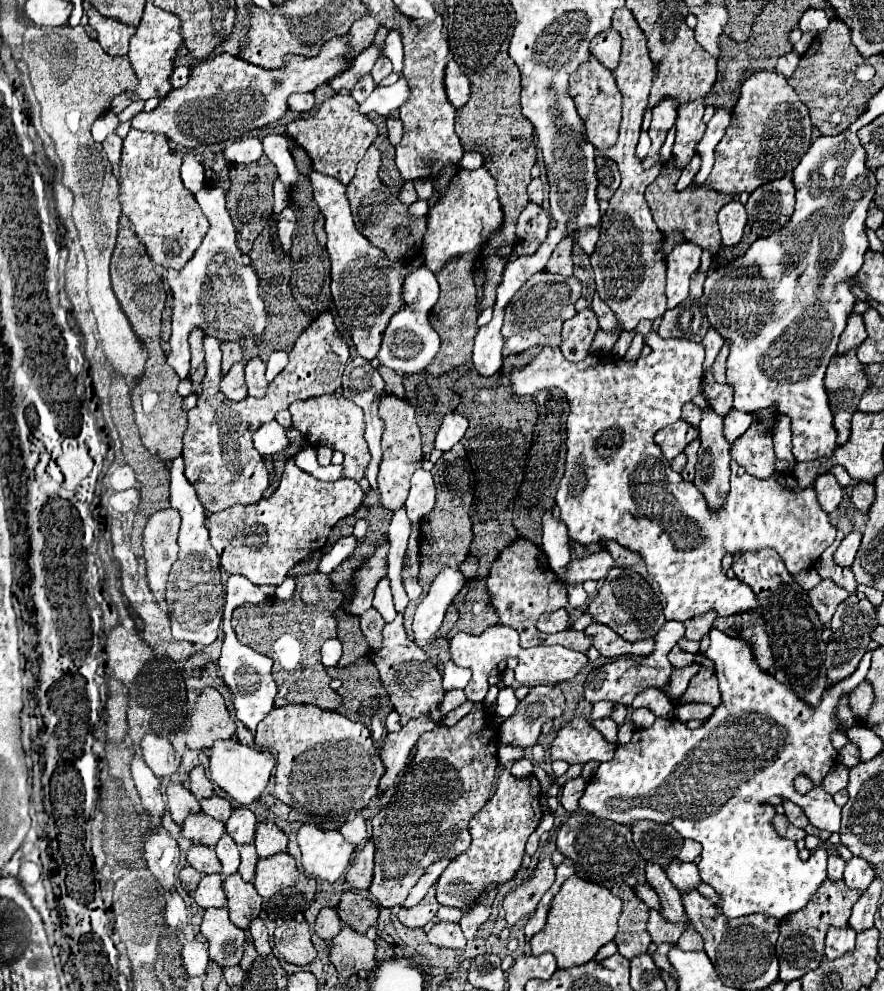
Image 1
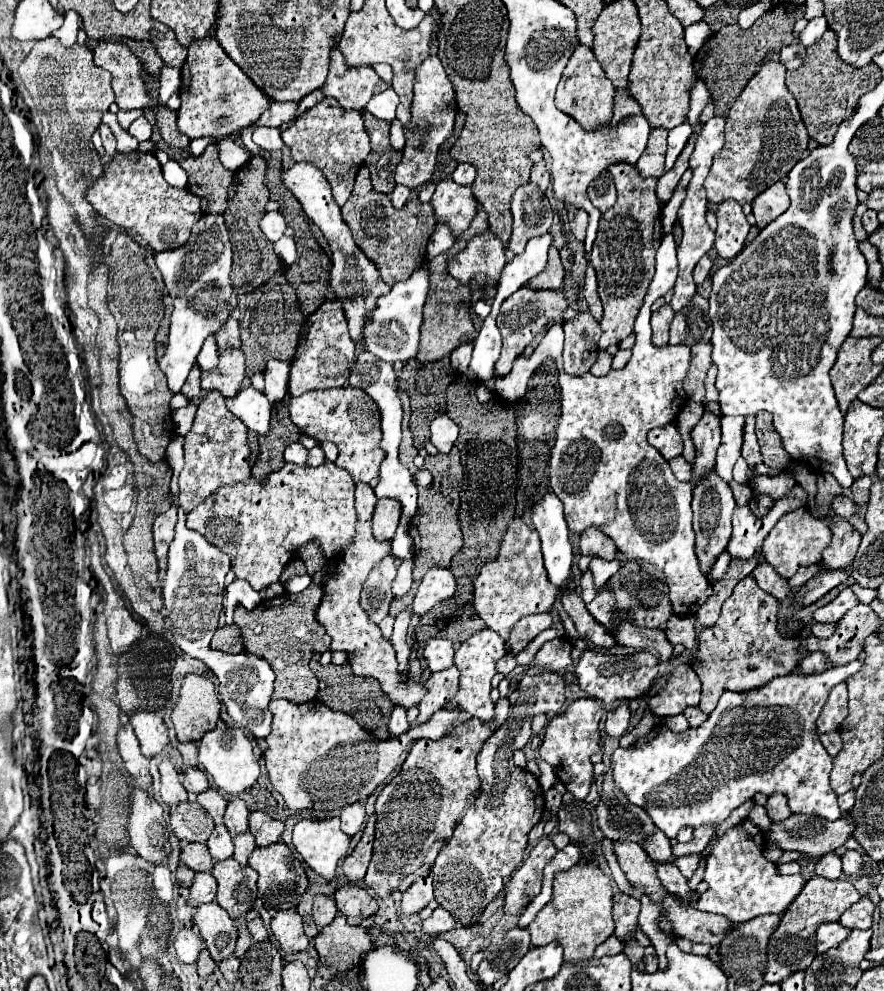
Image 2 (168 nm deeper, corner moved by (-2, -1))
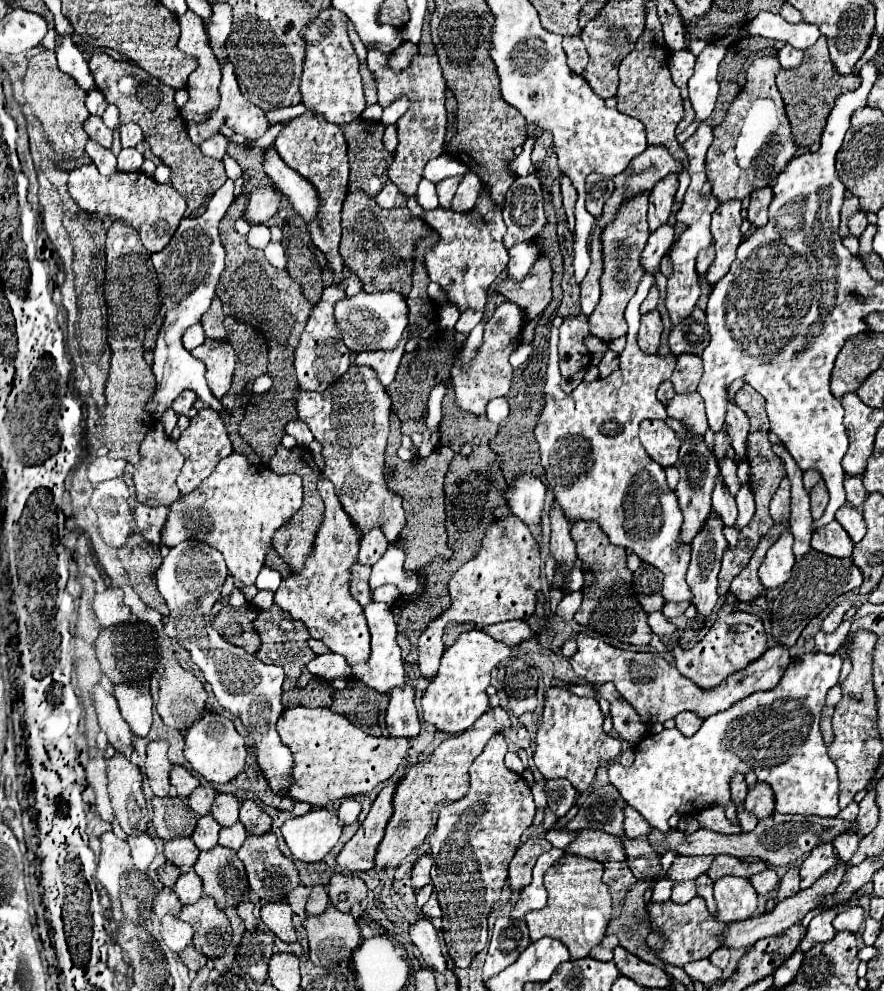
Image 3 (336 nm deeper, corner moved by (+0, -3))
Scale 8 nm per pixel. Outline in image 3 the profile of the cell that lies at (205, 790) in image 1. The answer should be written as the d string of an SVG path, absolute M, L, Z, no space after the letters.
M174 766L170 772L170 784L176 788L180 798L186 798L194 788L200 786L200 780L190 770L186 770L182 766Z

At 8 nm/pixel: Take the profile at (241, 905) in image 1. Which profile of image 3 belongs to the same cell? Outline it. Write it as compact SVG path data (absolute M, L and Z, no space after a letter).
M224 846L200 852L194 872L202 878L206 896L214 898L220 910L230 906L236 908L250 892L244 864L232 850Z

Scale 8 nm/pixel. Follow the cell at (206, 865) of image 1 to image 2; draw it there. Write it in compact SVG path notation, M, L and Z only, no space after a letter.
M182 842L180 862L194 872L210 872L214 866L204 842Z

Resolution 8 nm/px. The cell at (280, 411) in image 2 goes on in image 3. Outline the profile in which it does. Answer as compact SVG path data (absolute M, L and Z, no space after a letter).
M240 194L220 220L220 236L226 248L226 268L216 294L224 304L226 316L236 316L238 320L258 328L270 346L268 376L274 380L274 384L268 392L250 400L252 406L246 406L246 414L240 426L242 440L262 458L262 464L268 464L274 458L276 448L280 446L282 436L286 434L286 424L296 420L296 408L292 402L292 394L296 394L298 390L298 380L294 372L294 348L298 346L298 340L304 332L308 314L312 312L312 304L300 292L300 284L294 282L286 270L270 266L264 252L252 248L248 244L248 236L236 232L234 222L242 218L244 210L246 196Z

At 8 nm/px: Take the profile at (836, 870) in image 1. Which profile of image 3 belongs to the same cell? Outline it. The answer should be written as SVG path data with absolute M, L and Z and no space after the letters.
M832 844L828 846L818 846L816 850L812 850L812 854L802 862L800 866L800 888L810 888L822 874L830 872L836 868L838 858L834 856L834 848Z

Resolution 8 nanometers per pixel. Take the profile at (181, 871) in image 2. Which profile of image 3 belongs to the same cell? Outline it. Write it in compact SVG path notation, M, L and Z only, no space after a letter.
M166 864L158 870L158 876L160 876L160 882L166 886L166 888L174 888L176 880L180 878L182 870L178 866L172 866L172 864Z

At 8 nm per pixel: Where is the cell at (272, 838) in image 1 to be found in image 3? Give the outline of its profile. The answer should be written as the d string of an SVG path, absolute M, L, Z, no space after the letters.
M244 800L240 806L240 822L246 826L246 830L252 836L266 834L272 828L272 818L262 812L252 800Z

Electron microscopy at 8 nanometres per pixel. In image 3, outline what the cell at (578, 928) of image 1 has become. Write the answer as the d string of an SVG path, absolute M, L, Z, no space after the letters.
M564 854L552 868L544 874L544 886L548 890L548 904L540 912L526 914L526 924L530 930L530 940L536 942L544 936L564 942L570 950L572 960L586 958L594 946L606 936L610 920L610 892L602 882L602 864L590 858Z

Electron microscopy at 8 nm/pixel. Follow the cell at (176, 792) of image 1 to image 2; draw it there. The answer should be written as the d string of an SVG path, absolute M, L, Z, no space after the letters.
M162 758L158 764L160 770L160 796L168 806L180 804L188 800L188 794L180 782L180 774L176 772L176 768L172 766L172 762L168 758Z

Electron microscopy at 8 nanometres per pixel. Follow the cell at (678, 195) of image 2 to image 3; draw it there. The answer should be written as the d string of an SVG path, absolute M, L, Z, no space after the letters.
M670 222L662 224L650 234L648 244L644 248L644 264L648 266L648 272L658 272L660 260L670 250L672 242L674 242L674 226Z

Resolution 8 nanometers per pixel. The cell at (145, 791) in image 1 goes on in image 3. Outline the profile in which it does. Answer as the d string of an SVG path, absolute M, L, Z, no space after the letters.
M96 686L94 700L96 700L98 722L100 722L100 728L108 734L108 742L112 744L112 748L116 752L124 754L130 760L130 756L134 752L134 746L132 746L134 736L118 710L116 698L104 686Z

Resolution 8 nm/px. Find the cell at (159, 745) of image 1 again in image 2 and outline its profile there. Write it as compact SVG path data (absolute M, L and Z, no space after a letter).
M136 710L130 714L130 724L144 756L156 756L168 746L168 730L160 712Z

